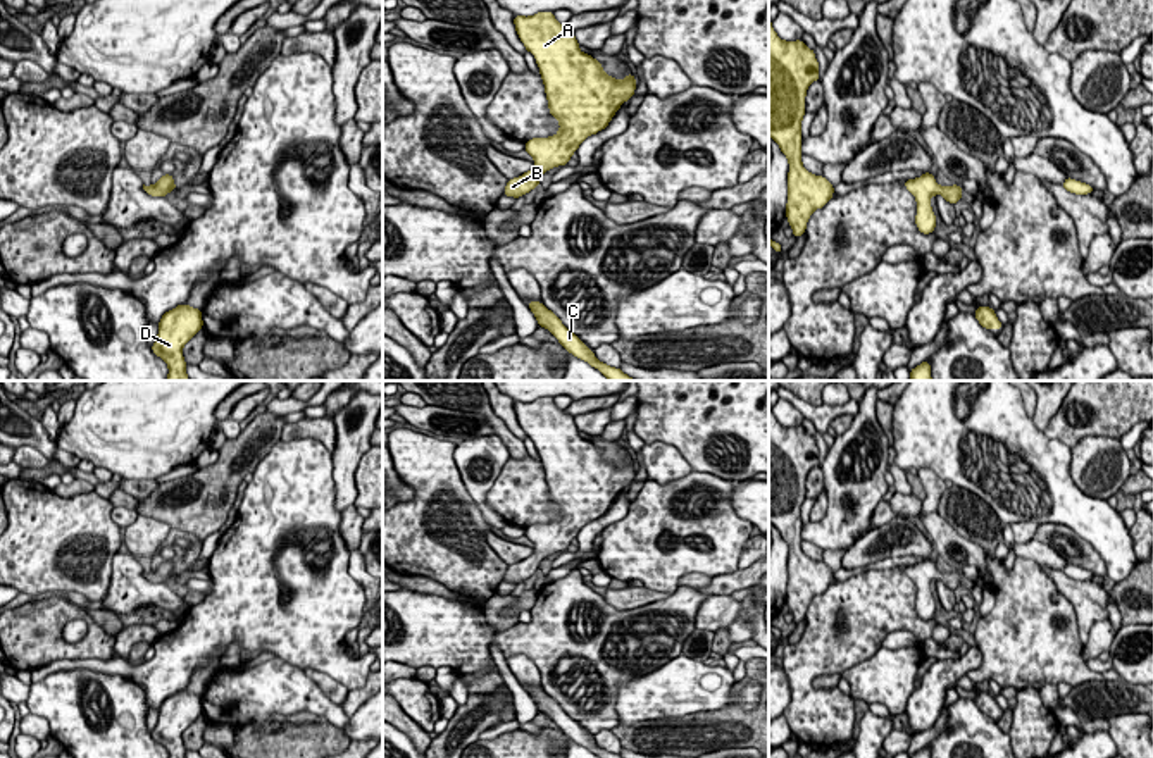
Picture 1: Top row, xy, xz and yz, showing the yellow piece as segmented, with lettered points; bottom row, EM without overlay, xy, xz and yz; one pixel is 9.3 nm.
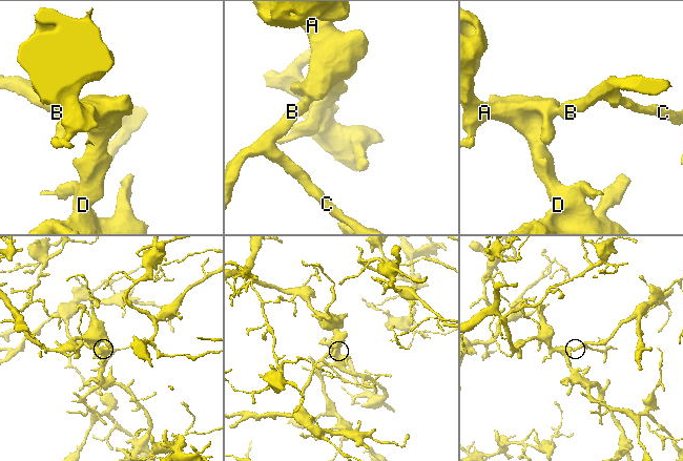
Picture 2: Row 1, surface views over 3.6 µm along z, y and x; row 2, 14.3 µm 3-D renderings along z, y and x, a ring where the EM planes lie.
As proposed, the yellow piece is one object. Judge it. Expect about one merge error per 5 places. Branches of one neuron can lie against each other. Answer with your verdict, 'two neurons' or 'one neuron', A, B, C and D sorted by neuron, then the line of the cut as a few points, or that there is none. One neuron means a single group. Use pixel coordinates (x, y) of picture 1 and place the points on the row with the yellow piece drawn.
one neuron; A B C D; no cut

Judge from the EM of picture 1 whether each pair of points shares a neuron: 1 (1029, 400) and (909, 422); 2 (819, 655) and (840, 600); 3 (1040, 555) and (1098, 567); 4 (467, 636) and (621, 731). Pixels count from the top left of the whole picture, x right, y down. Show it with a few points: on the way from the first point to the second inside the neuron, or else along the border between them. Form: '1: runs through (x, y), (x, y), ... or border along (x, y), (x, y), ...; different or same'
1: border along (1021, 398), (1022, 409), (1031, 419); different
2: runs through (831, 641), (835, 614); same
3: border along (1034, 538), (1052, 546), (1069, 562); different
4: border along (619, 724), (610, 729); different

